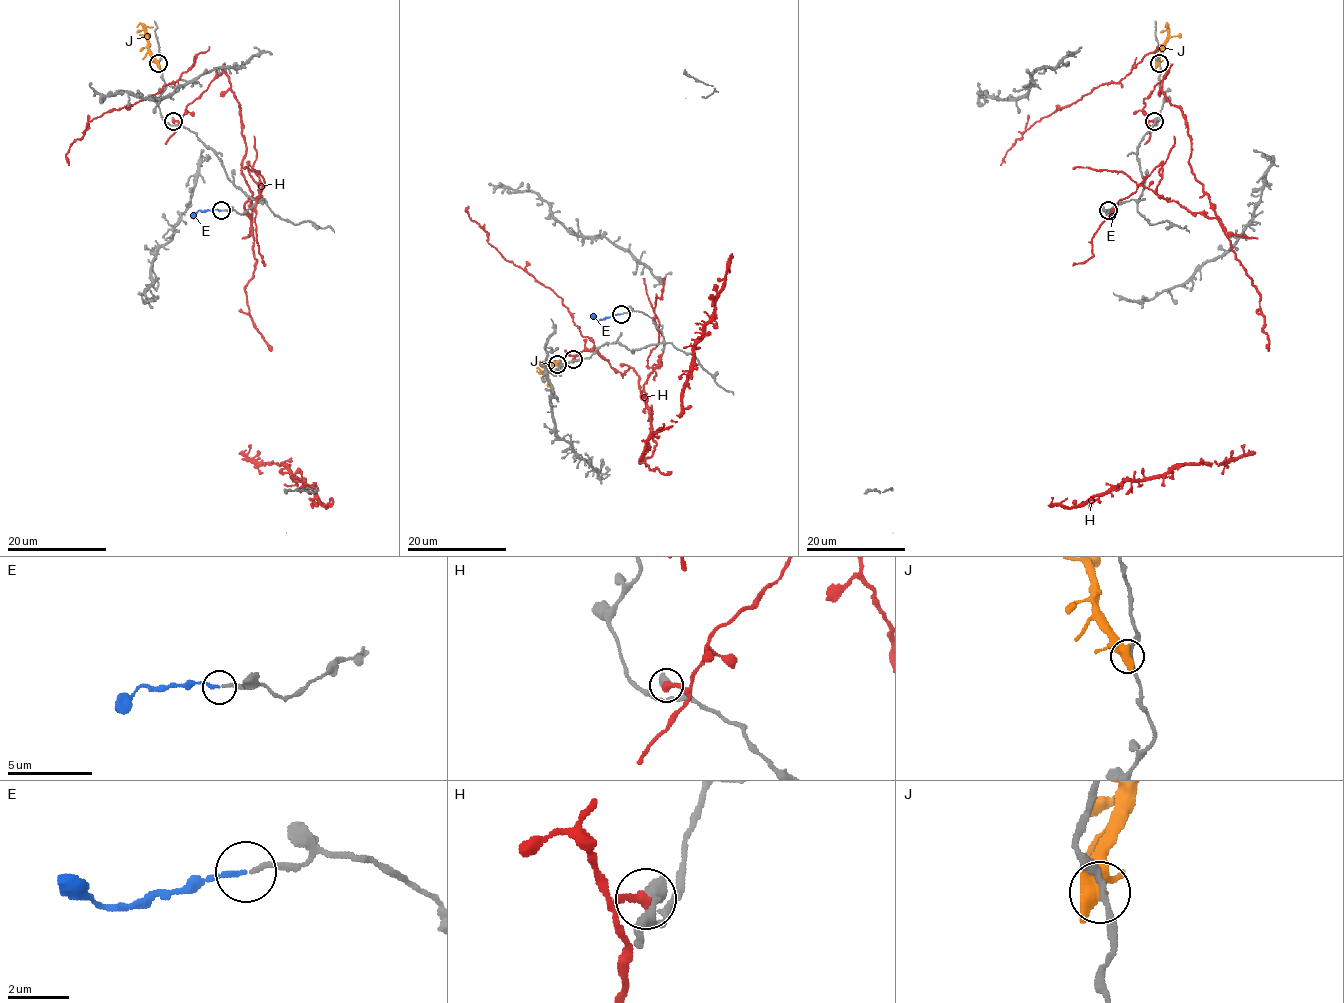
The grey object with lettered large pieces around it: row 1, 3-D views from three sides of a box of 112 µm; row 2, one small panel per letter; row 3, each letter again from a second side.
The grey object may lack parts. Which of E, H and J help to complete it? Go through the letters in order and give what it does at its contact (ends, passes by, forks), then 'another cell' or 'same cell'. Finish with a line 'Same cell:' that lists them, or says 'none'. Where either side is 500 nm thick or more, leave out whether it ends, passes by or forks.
E: it ends; same cell
H: it ends; another cell
J: it passes by; another cell
Same cell: E

